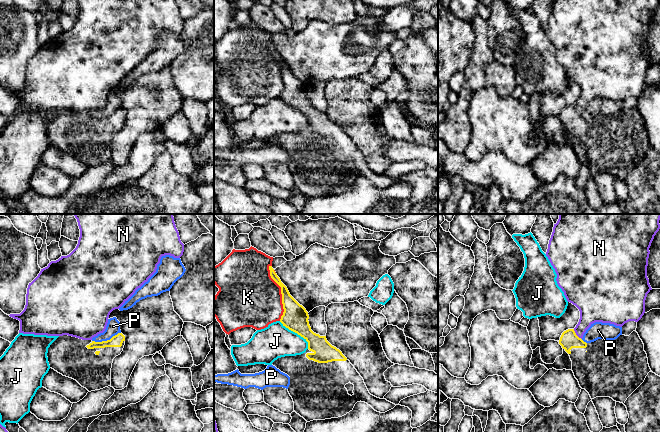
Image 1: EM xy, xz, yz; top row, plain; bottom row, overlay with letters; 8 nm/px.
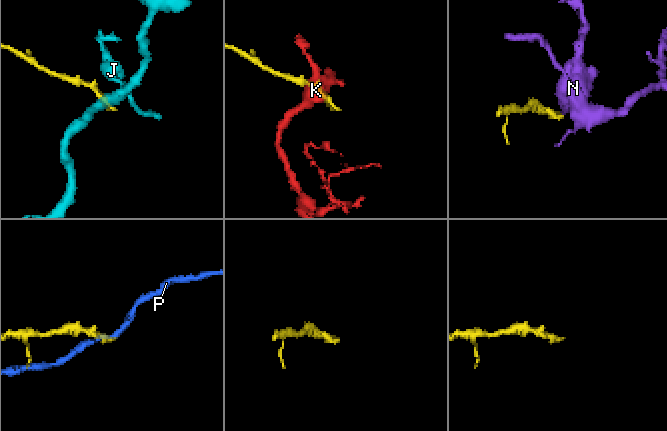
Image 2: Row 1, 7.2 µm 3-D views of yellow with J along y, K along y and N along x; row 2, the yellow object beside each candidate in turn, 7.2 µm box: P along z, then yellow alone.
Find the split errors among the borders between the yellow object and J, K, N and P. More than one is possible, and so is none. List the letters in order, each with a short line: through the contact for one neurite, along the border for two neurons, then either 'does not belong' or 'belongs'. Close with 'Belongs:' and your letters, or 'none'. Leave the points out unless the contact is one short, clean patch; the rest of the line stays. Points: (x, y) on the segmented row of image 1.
J: does not belong
K: does not belong
N: does not belong
P: line xy (120, 332), (106, 340), (92, 341); does not belong
Belongs: none

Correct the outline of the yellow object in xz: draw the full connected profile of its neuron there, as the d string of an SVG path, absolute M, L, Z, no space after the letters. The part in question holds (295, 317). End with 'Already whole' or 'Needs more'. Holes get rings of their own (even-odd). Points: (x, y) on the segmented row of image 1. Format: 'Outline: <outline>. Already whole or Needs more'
Outline: M269 266L271 278L281 287L283 315L280 322L289 330L297 333L308 342L308 349L305 353L296 356L285 356L275 360L272 365L279 369L281 372L287 374L290 377L290 385L288 392L294 402L294 411L303 417L307 422L313 420L325 420L331 418L338 418L346 415L353 410L357 402L365 402L370 405L375 411L385 413L393 409L396 405L387 401L386 399L380 399L371 395L364 383L363 378L350 363L350 361L342 354L342 352L336 347L332 346L326 339L326 336L320 336L311 330L309 325L309 315L306 309L300 305L289 293L287 287L281 282L280 278L275 273L272 266ZM348 383L354 385L353 395L349 395L345 385Z. Needs more

